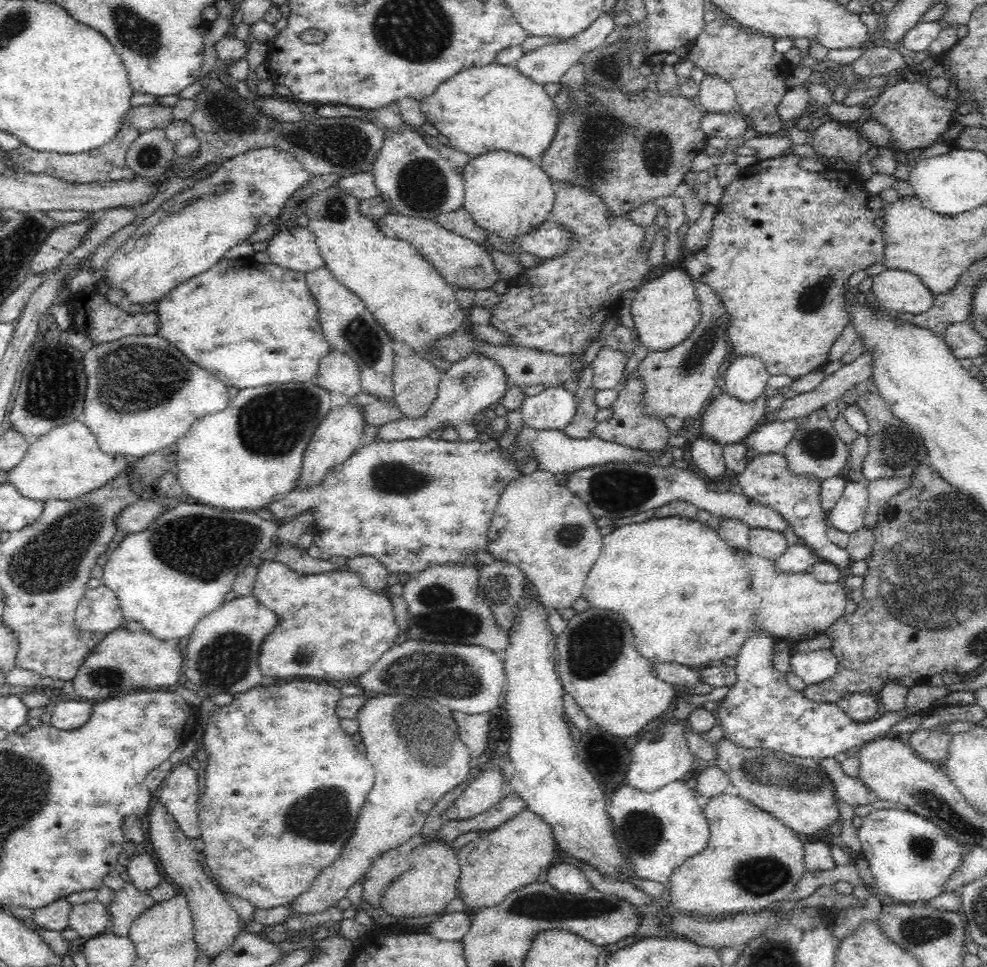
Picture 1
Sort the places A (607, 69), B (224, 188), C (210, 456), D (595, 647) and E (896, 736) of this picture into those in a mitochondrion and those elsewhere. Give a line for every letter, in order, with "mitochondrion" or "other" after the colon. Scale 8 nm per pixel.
A: mitochondrion
B: mitochondrion
C: other
D: mitochondrion
E: other

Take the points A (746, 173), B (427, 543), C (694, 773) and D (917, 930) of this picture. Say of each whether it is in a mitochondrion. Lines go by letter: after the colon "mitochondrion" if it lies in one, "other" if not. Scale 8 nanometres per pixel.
A: other
B: other
C: other
D: mitochondrion

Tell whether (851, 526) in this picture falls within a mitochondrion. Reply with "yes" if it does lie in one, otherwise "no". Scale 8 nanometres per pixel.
no

